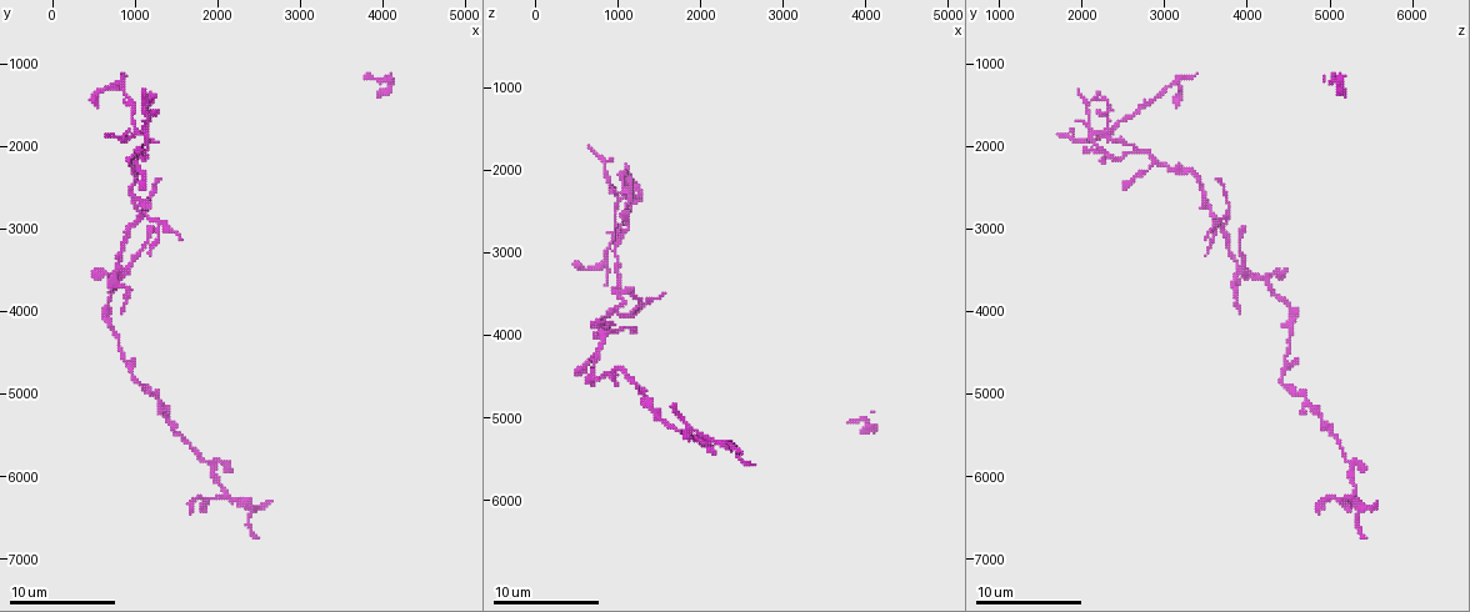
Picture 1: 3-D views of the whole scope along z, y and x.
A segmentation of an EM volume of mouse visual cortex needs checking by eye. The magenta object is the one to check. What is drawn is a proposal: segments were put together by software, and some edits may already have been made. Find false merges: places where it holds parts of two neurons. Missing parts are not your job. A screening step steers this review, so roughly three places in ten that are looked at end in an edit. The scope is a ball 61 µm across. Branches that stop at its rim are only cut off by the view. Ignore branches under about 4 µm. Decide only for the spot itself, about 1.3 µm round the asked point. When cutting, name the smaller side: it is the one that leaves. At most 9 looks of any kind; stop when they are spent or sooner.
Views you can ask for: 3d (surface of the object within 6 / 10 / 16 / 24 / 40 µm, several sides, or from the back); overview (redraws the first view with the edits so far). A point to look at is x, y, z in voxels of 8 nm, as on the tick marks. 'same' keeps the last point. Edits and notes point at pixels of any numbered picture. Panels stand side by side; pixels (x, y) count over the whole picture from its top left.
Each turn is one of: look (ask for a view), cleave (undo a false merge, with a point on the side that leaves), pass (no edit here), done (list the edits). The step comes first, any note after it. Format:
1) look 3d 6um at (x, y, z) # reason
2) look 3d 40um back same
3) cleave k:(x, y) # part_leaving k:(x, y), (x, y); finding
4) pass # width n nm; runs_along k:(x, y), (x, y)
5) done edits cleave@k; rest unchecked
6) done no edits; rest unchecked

look 3d 10um at (1250, 5050, 4750) # two arms in line, one across

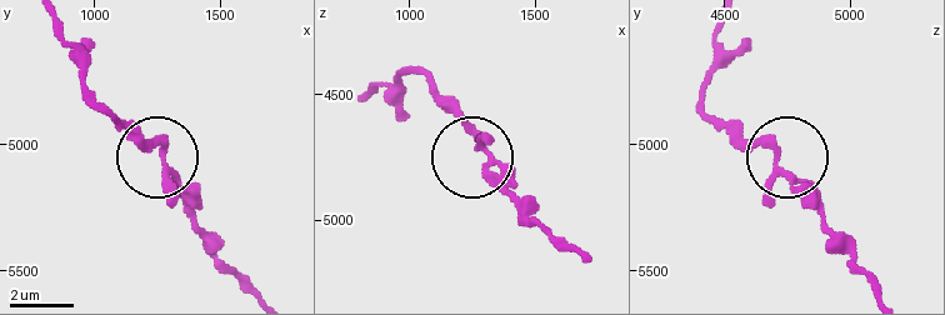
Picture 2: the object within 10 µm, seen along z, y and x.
look 3d 10um back at (1290, 5050, 4700)

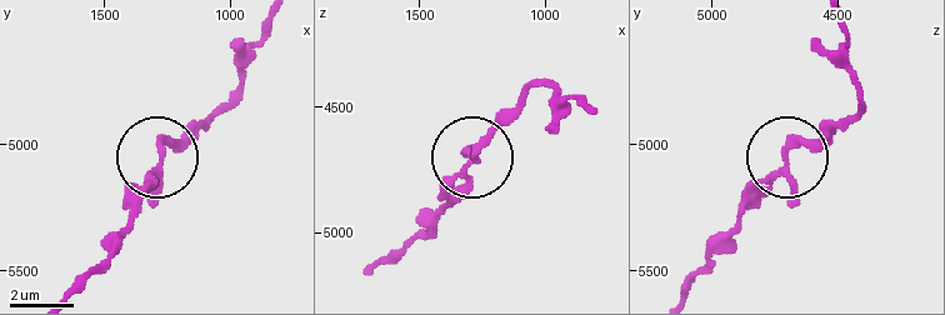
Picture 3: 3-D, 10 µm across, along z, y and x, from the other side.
pass # arms 3; continuous, no second neuron

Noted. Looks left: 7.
look 3d 6um at (900, 3450, 3950)

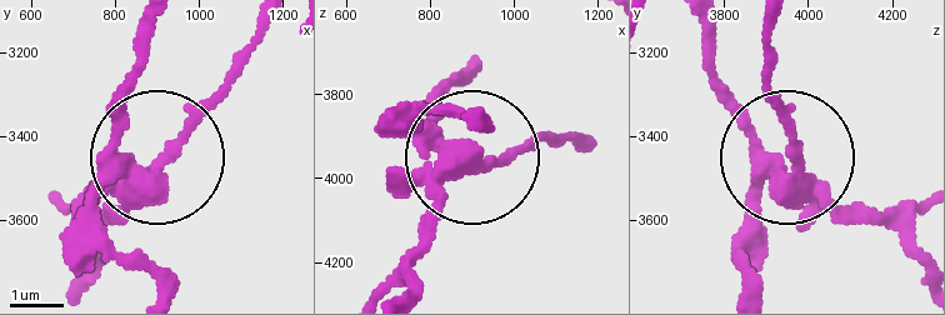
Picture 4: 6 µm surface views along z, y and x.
look 3d 6um back at (910, 3490, 3960) # other side

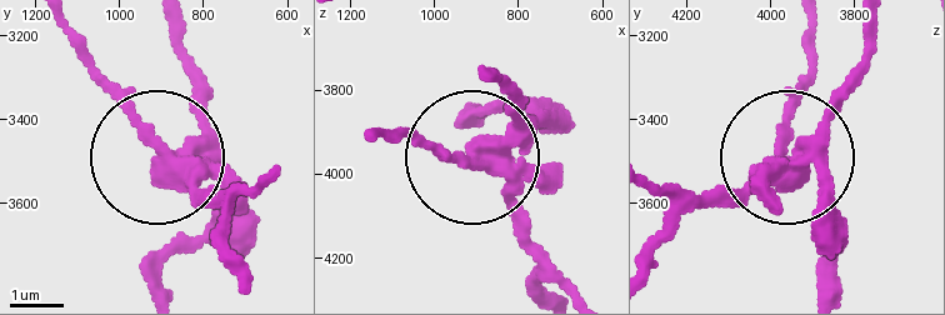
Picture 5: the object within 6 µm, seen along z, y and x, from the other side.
pass # runs_along 5:(509, 113), (473, 163), (388, 135); all the same neuron

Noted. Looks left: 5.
look 3d 16um at (2100, 6250, 5250)

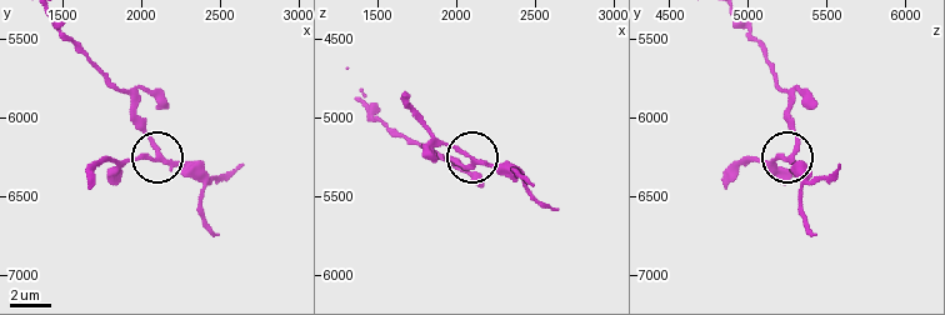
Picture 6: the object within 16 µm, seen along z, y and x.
pass # arms 3; runs_along 6:(361, 100), (399, 134), (463, 165), (469, 163), (420, 119); all the same neuron

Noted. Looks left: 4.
look 3d 10um at (1000, 2900, 3700) # two arms in line, one across

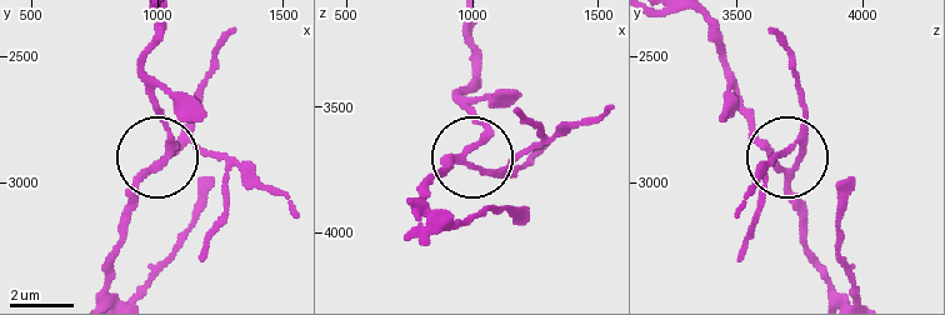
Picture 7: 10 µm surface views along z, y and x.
look 3d 6um at (990, 2940, 3720) # closer look

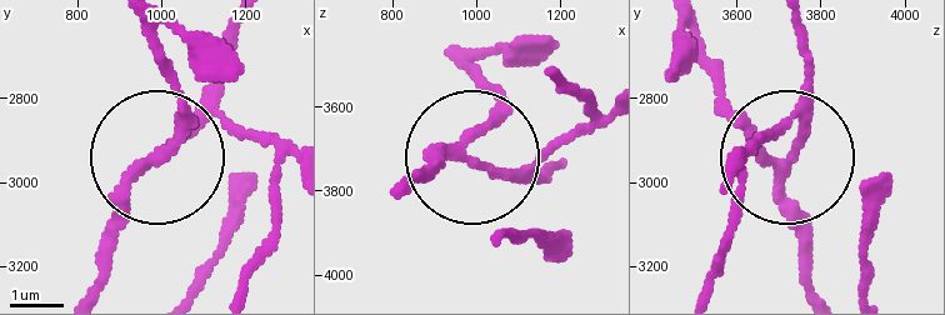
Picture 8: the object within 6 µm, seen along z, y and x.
cleave 8:(518, 179) # arms 3; part_leaving 8:(465, 160), (528, 169), (554, 155), (595, 115), (559, 79); two neurons meet here

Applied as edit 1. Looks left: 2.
done edits cleave@8; rest unchecked

